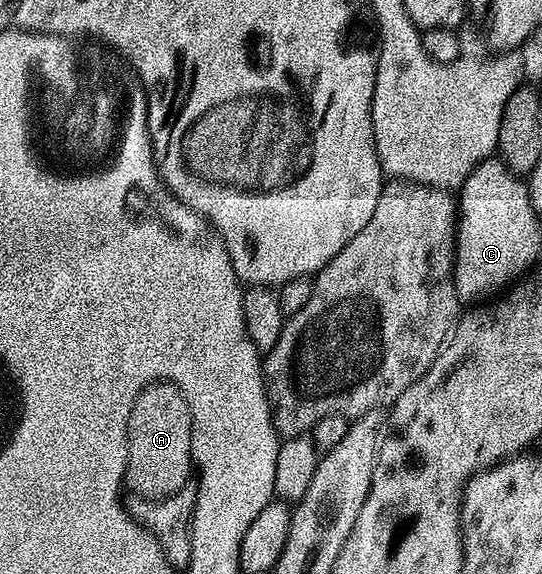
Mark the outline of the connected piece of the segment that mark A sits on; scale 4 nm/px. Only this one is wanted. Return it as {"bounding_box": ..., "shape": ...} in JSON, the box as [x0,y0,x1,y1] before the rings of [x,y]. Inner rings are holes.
{"bounding_box":[130,388,189,494],"shape":[[[158,388],[148,392],[134,412],[132,422],[132,450],[130,450],[130,474],[134,488],[144,494],[171,492],[182,483],[186,475],[189,429],[186,410],[173,389]]]}

